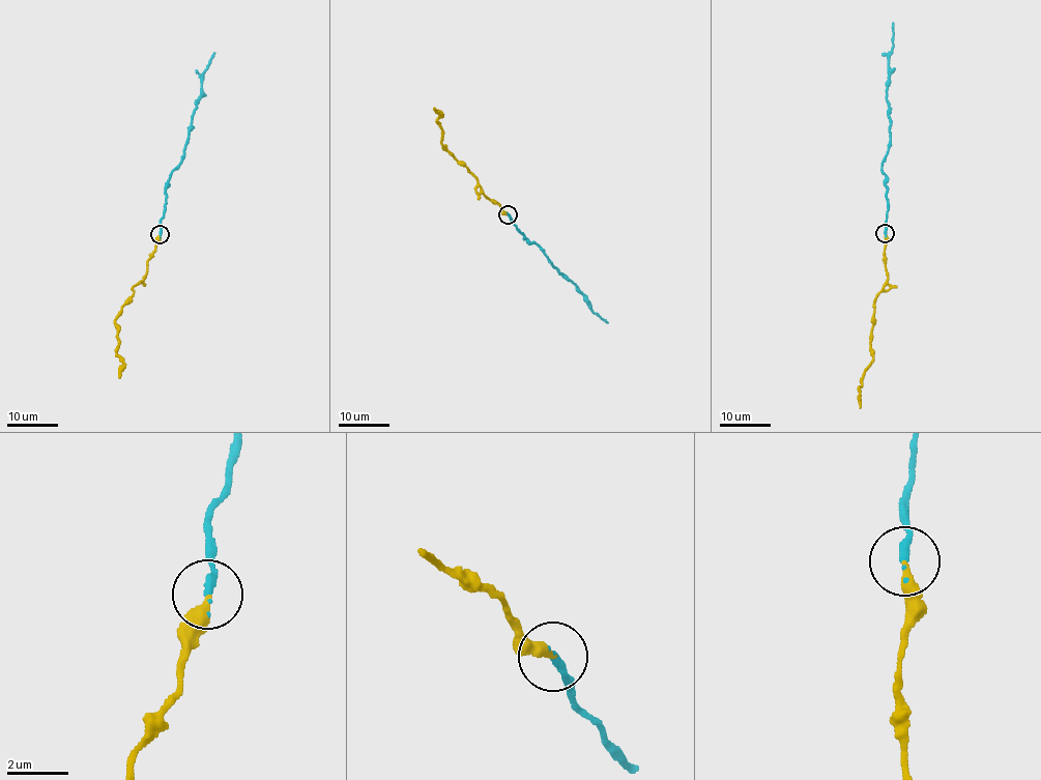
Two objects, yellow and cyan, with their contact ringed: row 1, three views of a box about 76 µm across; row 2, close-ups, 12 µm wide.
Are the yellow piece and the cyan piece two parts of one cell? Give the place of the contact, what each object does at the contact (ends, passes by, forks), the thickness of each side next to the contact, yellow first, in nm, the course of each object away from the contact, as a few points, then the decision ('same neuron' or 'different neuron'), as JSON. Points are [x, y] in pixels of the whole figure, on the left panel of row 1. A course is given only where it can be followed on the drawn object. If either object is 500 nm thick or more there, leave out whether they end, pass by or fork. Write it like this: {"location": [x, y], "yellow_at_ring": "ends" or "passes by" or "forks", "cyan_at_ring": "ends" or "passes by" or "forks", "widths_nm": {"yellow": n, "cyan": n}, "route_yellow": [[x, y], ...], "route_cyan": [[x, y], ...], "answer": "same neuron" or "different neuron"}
{"location": [160, 234], "yellow_at_ring": "ends", "cyan_at_ring": "ends", "widths_nm": {"yellow": 340, "cyan": 260}, "route_yellow": [[160, 234], [145, 278], [133, 287], [133, 296], [115, 321], [117, 356], [124, 364], [119, 378]], "route_cyan": [[160, 234], [165, 188], [169, 174], [184, 154], [189, 127], [200, 95], [201, 75], [214, 53]], "answer": "same neuron"}

